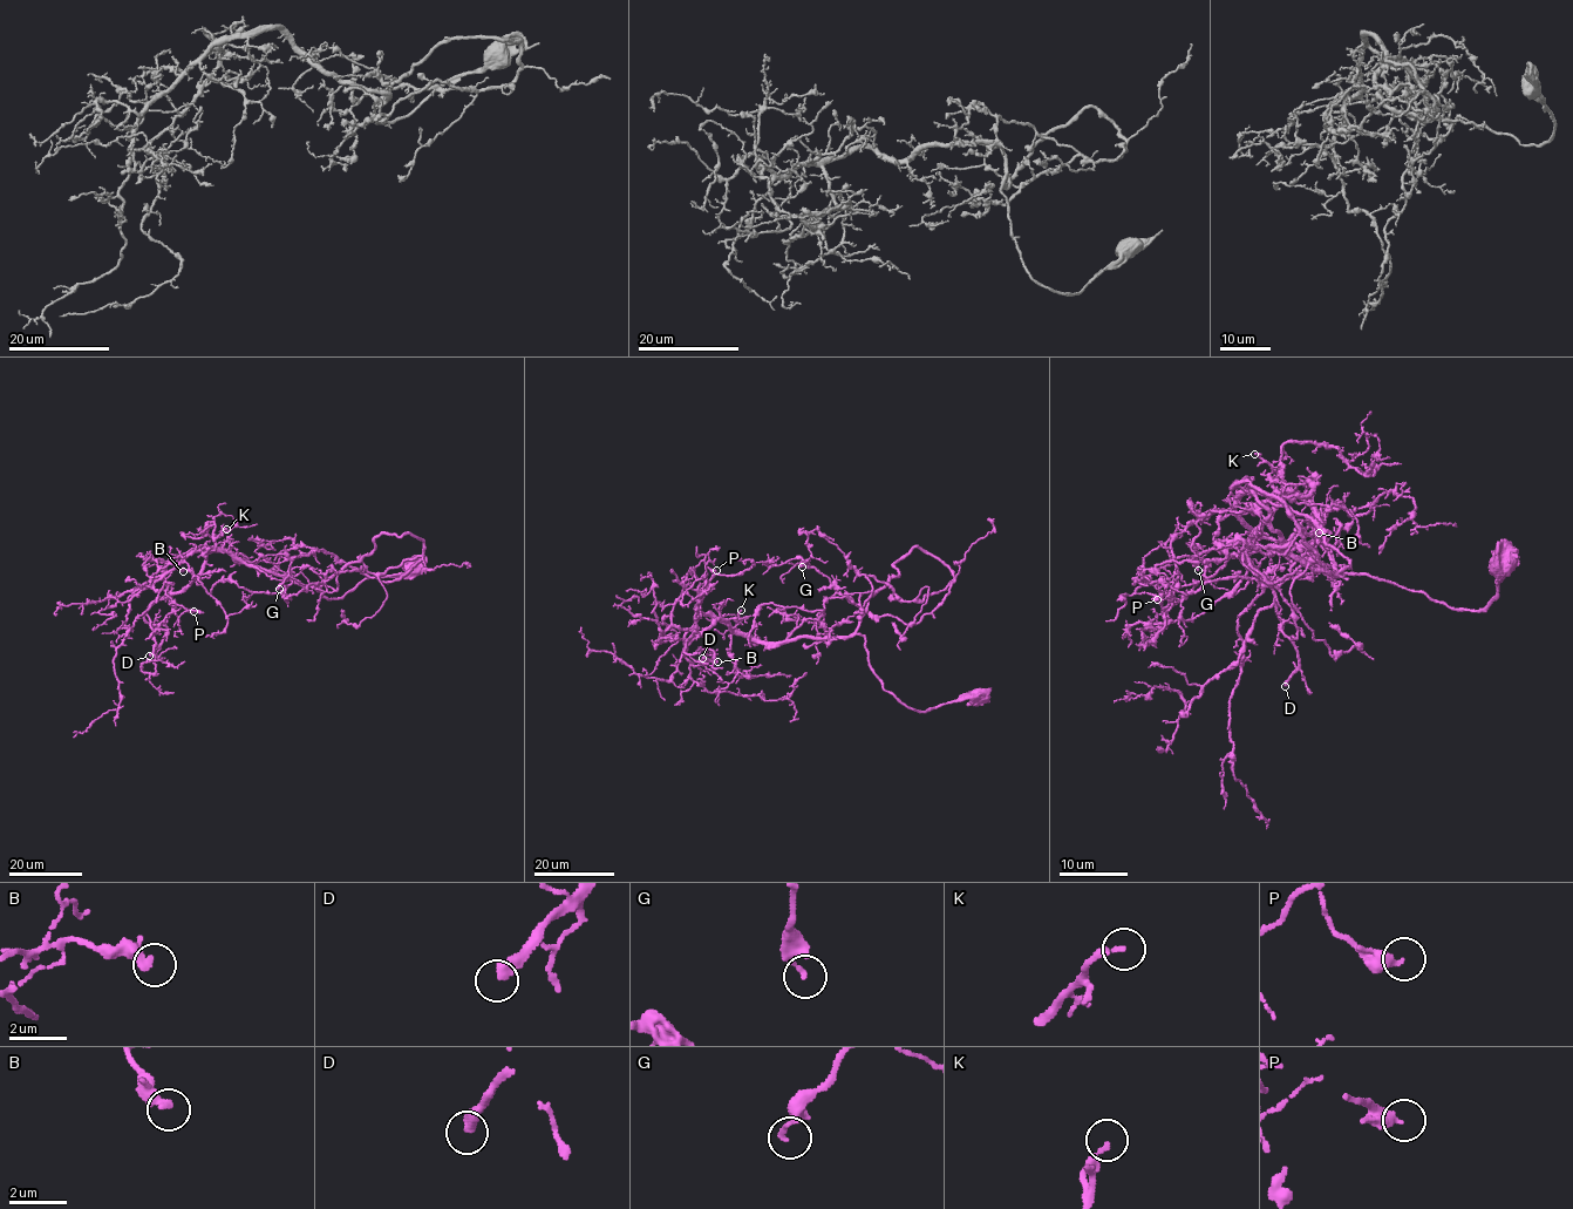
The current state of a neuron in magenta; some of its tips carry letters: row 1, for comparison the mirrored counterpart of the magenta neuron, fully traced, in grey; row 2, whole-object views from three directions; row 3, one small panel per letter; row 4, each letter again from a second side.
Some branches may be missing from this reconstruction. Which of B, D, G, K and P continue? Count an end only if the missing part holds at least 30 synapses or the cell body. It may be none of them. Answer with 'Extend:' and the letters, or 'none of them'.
Extend: D, K

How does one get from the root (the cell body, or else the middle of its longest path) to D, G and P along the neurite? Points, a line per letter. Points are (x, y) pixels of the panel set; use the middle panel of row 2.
D: (981, 695), (907, 708), (883, 688), (860, 634), (761, 642), (715, 619), (683, 652), (715, 656), (702, 658)
G: (981, 695), (907, 708), (856, 631), (865, 576), (904, 600), (954, 581), (905, 624), (802, 566)
P: (981, 695), (907, 708), (860, 634), (761, 642), (709, 616), (674, 625), (688, 571), (716, 570)

